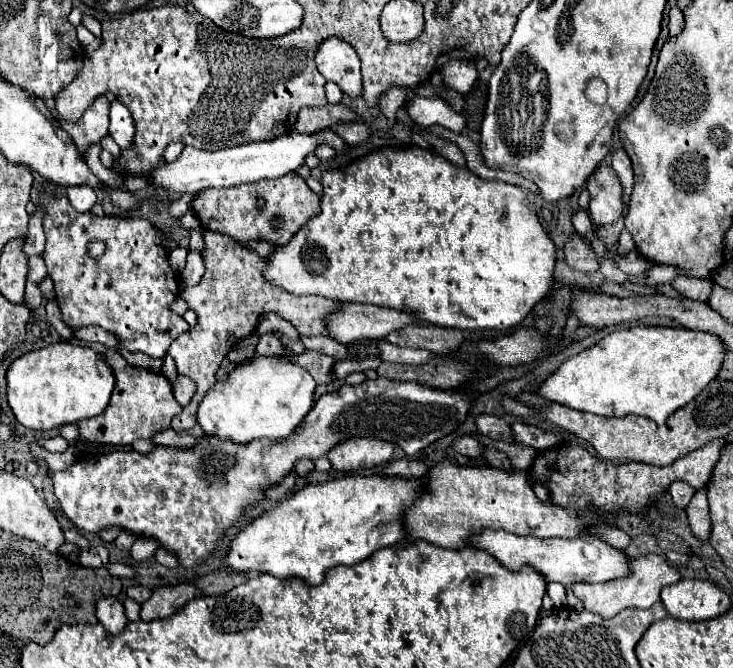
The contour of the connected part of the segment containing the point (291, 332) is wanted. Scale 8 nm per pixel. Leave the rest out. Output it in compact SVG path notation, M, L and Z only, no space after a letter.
M263 313L263 315L259 317L259 327L257 327L257 331L259 331L259 333L269 333L271 329L279 329L279 331L283 331L285 335L289 335L289 337L293 337L293 339L299 337L299 333L295 331L295 327L293 327L289 321L281 319L277 313Z

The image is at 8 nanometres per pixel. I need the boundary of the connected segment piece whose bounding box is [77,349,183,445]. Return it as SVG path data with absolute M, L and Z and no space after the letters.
M107 349L103 353L105 363L115 373L115 387L107 409L91 419L77 423L79 437L87 443L97 445L131 445L135 439L151 439L153 435L169 429L171 419L183 409L173 397L171 383L159 371L129 365L117 349Z

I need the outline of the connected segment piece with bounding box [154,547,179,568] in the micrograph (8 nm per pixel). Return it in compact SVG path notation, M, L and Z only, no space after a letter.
M159 547L154 556L157 562L162 563L163 565L166 565L170 568L175 567L177 564L179 564L175 555L163 547Z

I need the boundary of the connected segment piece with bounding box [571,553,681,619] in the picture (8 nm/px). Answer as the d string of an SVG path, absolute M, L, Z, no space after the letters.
M647 553L641 557L629 557L629 575L621 579L611 579L605 583L573 583L571 589L573 593L583 601L583 605L595 613L599 613L605 619L615 617L621 609L627 607L639 607L639 609L649 609L659 601L659 593L665 585L673 585L681 579L679 569L671 567L661 555L657 553Z

